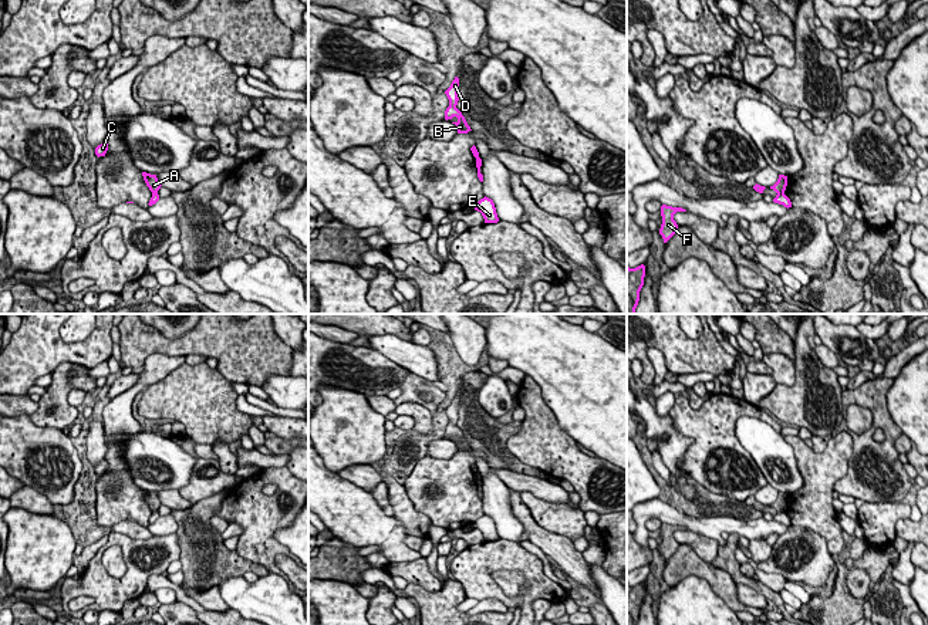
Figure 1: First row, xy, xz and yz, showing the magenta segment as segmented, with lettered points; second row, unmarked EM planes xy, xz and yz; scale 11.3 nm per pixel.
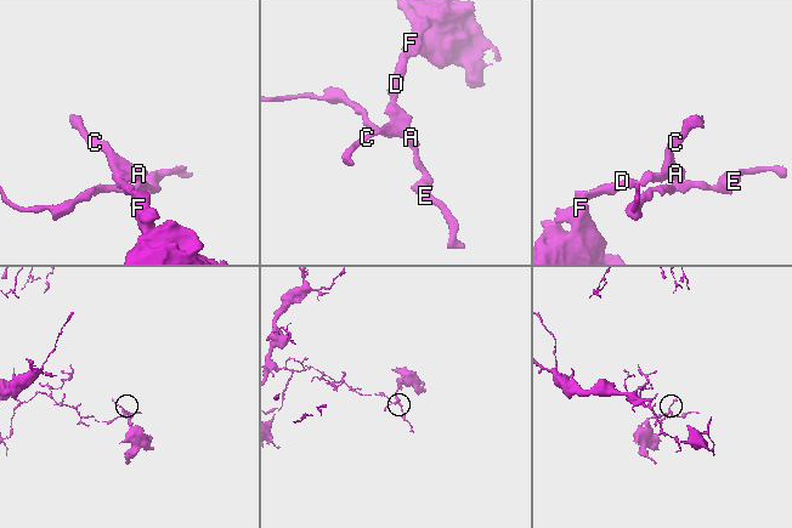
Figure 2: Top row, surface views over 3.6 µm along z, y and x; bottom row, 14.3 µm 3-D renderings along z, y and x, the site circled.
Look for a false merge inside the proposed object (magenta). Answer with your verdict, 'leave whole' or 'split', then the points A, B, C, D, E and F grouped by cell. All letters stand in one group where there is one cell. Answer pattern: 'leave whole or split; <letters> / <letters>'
split; A B C D F / E

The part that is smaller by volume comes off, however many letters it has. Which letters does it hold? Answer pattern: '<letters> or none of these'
A, B, C, D, F

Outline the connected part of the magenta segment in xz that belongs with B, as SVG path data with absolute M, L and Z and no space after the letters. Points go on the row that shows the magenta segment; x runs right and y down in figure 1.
M455 77L455 80L452 81L450 87L445 91L448 99L449 99L449 107L445 111L445 119L452 119L453 116L458 118L456 122L452 122L456 125L458 134L468 134L470 129L470 126L468 125L465 116L462 115L462 112L456 108L458 105L458 89L459 89L459 78Z

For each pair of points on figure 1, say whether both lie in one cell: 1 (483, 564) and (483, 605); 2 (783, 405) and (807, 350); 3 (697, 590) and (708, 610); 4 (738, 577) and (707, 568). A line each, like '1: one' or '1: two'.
1: two
2: one
3: one
4: two

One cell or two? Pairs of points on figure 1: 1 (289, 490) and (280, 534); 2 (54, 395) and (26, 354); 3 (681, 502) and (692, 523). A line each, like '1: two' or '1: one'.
1: two
2: two
3: two

